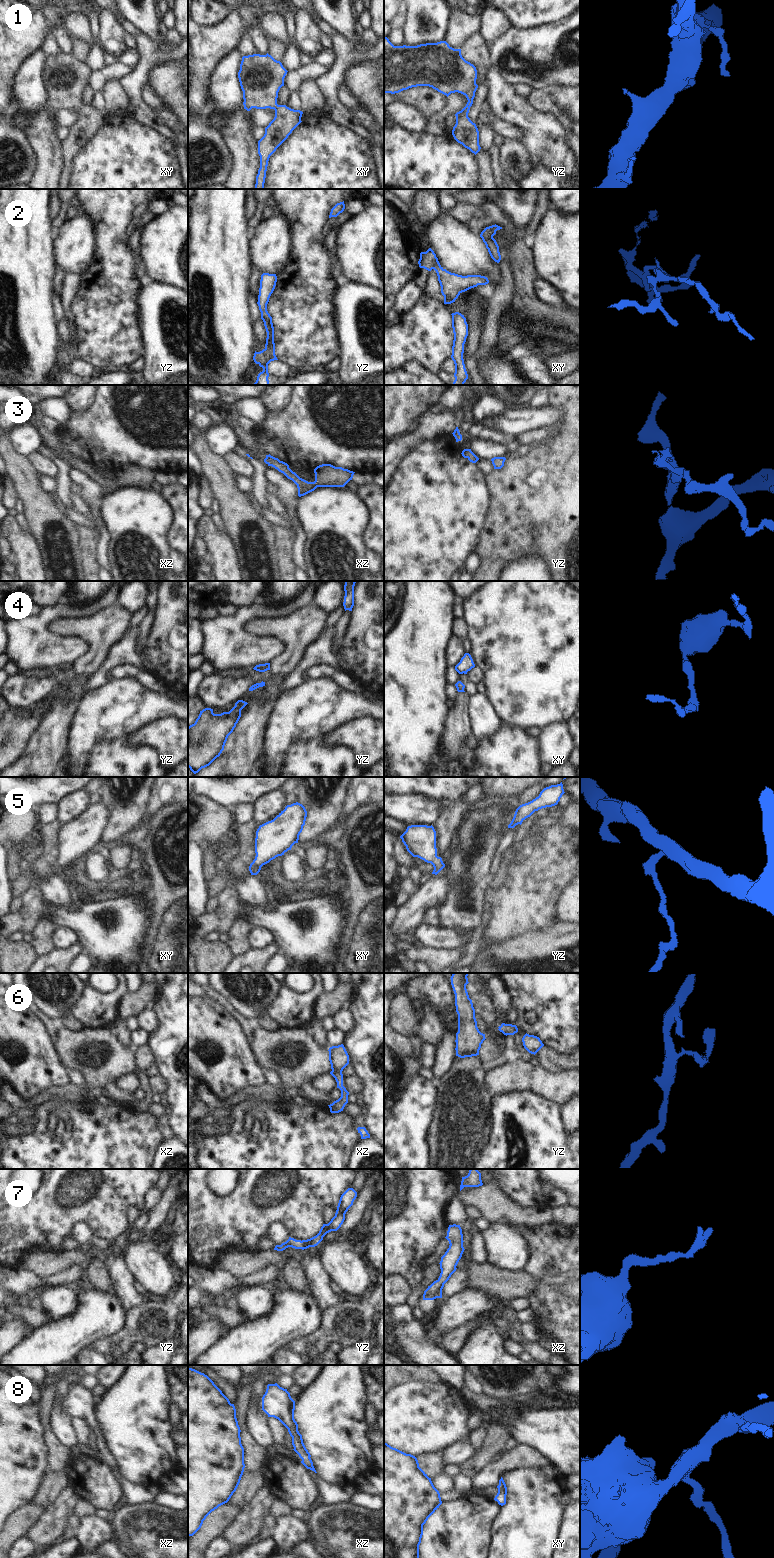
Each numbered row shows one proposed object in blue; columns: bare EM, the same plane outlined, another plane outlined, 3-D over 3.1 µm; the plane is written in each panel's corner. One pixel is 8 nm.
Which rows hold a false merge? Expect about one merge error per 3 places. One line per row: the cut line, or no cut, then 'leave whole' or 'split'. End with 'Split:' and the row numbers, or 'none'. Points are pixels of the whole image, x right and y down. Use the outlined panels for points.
1: cut none; leave whole
2: cut none; leave whole
3: cut none; leave whole
4: cut none; leave whole
5: cut none; leave whole
6: cut none; leave whole
7: cut none; leave whole
8: cut none; leave whole
Split: none

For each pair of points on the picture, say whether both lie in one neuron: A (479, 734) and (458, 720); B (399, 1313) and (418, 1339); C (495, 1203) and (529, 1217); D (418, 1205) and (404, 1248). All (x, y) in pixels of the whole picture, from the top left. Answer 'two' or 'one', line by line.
A: two
B: one
C: one
D: one

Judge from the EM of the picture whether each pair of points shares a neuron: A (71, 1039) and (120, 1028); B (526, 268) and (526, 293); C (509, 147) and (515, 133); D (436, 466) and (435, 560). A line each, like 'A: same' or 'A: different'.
A: different
B: same
C: different
D: same

